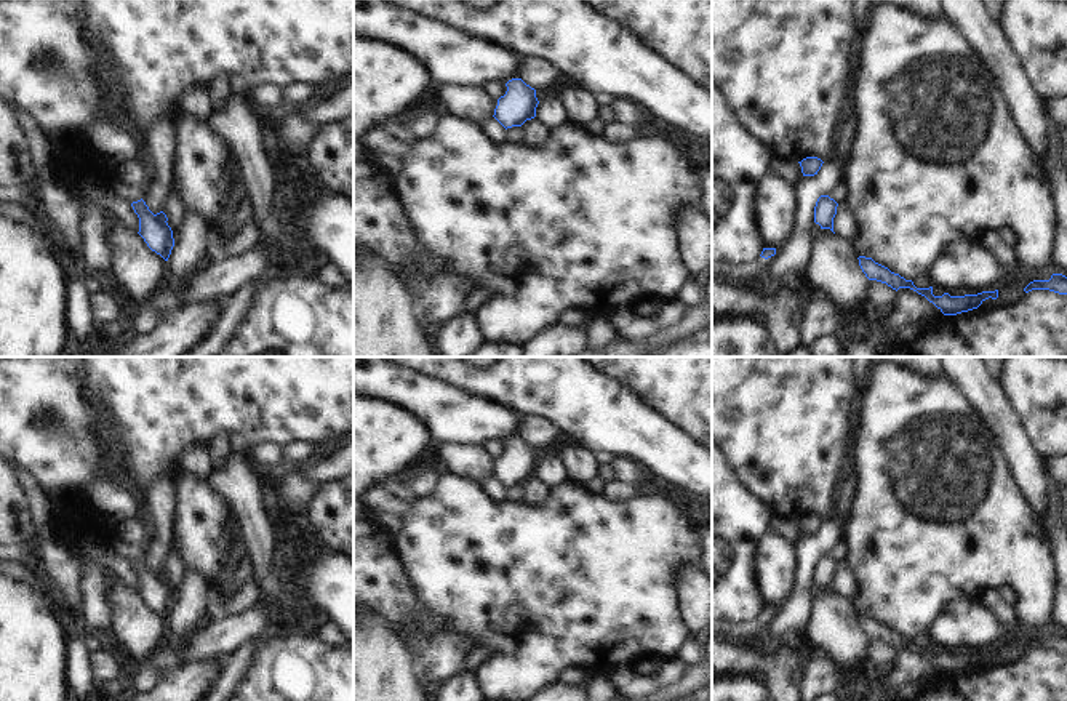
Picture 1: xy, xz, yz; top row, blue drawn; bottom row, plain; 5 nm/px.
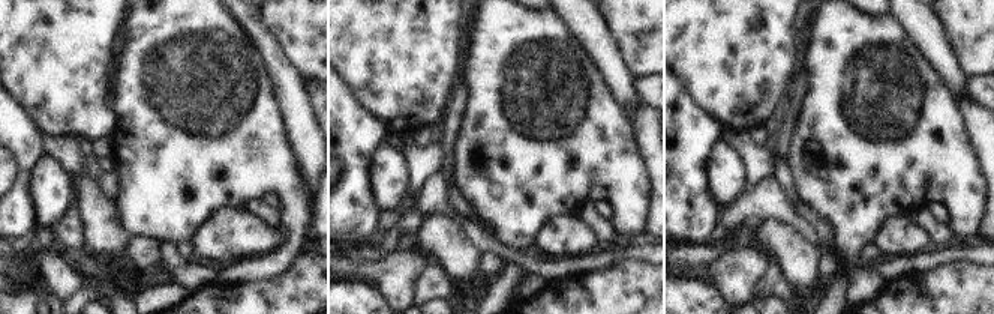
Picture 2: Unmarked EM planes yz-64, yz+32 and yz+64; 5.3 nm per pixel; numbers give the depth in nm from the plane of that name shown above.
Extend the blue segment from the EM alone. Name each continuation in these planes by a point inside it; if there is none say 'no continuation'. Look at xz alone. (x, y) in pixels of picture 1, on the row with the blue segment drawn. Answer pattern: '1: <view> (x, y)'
no continuation.

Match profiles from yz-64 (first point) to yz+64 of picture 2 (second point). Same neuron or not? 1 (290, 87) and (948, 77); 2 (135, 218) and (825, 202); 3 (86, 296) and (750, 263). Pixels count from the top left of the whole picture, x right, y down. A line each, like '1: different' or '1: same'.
1: same
2: same
3: different

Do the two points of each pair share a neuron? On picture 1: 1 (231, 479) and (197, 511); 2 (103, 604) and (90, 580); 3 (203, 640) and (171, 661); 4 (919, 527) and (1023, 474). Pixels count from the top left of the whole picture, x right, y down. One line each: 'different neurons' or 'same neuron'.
1: different neurons
2: same neuron
3: different neurons
4: different neurons

